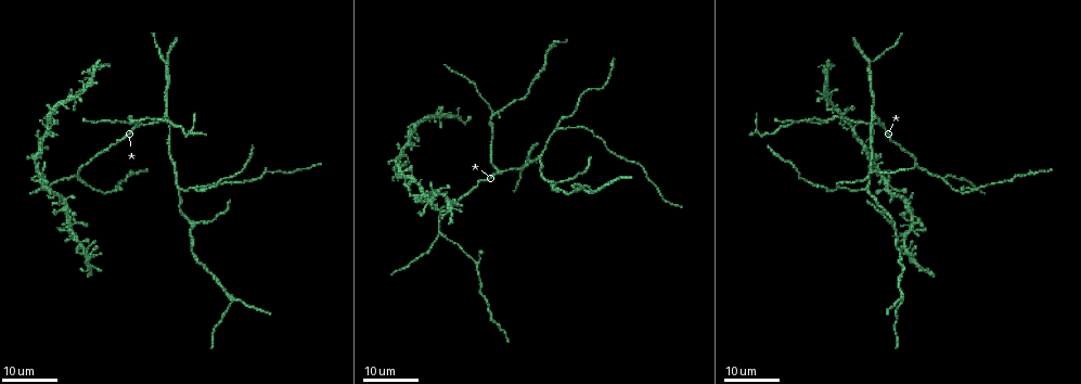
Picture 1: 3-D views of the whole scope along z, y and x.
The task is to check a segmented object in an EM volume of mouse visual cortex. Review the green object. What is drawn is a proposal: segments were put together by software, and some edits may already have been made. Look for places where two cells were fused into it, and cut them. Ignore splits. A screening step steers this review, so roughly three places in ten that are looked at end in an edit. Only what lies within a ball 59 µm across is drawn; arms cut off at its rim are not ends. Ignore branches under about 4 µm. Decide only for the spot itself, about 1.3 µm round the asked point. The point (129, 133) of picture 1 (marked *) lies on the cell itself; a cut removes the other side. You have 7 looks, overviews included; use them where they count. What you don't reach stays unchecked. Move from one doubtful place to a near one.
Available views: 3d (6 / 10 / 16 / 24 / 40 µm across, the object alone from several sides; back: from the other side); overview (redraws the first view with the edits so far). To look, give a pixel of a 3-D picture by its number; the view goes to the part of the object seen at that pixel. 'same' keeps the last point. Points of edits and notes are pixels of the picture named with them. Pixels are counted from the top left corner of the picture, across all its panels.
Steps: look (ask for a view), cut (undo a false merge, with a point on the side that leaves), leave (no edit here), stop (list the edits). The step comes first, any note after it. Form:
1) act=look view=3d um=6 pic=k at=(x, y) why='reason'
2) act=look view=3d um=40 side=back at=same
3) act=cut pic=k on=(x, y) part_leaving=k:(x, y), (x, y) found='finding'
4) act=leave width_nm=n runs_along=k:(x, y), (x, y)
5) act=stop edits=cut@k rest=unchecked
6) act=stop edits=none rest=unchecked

act=look view=3d um=16 pic=1 at=(193, 224)

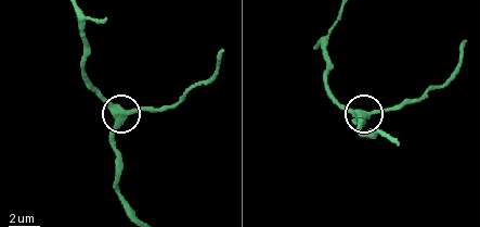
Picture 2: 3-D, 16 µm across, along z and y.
act=look view=3d um=6 pic=2 at=(365, 116)

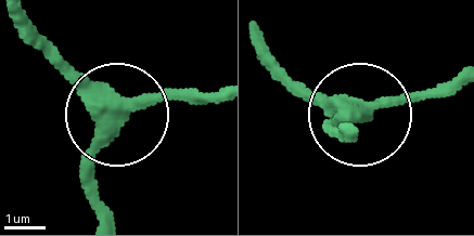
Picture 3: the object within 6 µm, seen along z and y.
act=leave side_arm_um=10 arms=3 found='all the same cell'

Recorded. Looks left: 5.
act=look view=3d um=24 pic=1 at=(596, 191) why='three-way junction'

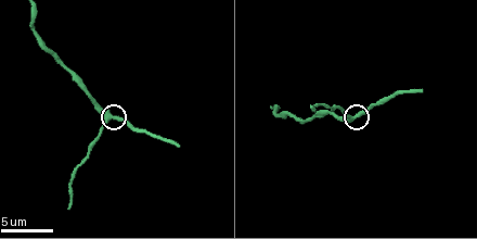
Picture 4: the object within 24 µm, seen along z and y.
act=look view=3d um=6 pic=4 at=(354, 115)

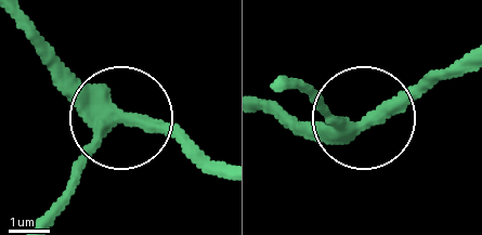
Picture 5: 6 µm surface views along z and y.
act=leave runs_along=5:(24, 24), (107, 107), (169, 125), (197, 145) found='continuous, no second cell'

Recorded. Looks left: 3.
act=look view=3d um=16 pic=1 at=(197, 187) why='a fork'

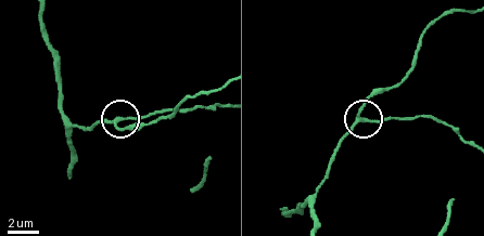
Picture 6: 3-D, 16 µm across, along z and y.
act=look view=3d um=6 pic=6 at=(359, 118)

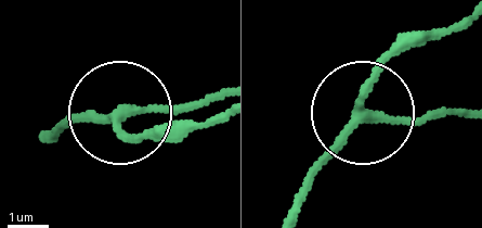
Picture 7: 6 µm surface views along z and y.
act=leave side_arm_um=22 arms=3 found='continuous, no second cell'

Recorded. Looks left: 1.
act=stop edits=none rest=unchecked

